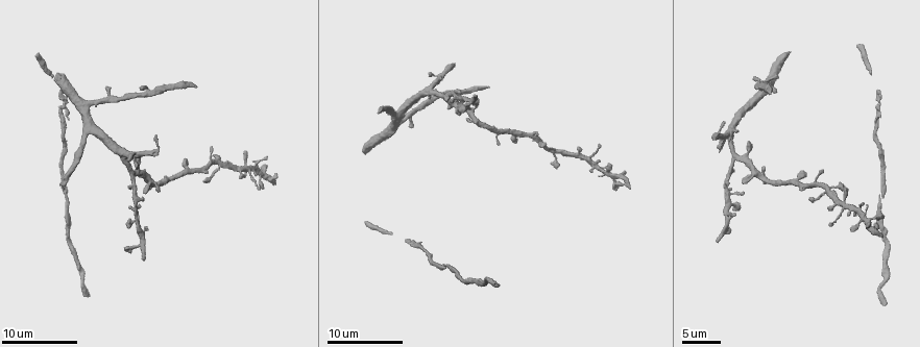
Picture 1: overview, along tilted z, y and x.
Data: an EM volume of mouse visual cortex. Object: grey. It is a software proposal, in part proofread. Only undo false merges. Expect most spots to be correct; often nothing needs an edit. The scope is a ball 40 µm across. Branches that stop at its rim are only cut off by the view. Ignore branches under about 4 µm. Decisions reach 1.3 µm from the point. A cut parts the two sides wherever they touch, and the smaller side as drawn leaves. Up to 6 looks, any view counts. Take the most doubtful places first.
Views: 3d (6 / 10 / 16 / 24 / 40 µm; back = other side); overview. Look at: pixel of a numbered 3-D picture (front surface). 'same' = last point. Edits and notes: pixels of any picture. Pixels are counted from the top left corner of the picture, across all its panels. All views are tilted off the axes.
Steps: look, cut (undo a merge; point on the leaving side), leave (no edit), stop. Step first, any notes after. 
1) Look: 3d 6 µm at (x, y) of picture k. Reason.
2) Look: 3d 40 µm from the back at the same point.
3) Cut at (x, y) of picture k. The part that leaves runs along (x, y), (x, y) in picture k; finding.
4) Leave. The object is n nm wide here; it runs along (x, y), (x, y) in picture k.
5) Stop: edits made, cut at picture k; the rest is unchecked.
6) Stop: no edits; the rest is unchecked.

Look: 3d 16 µm at (218, 165) of picture 1. Thin arm on a thick one.

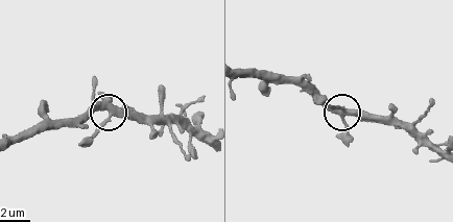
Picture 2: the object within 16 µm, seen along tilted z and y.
Look: 3d 16 µm from the back at (346, 111) of picture 2.

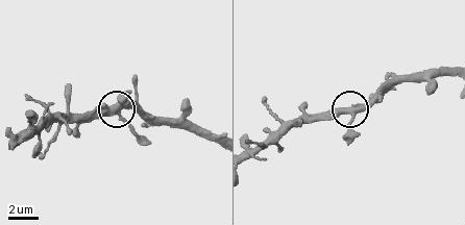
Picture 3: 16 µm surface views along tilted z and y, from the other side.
Leave. 4 arms meet here; all the same neuron.

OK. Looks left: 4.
Look: 3d 10 µm at (63, 117) of picture 1. Side arm on a straight run.

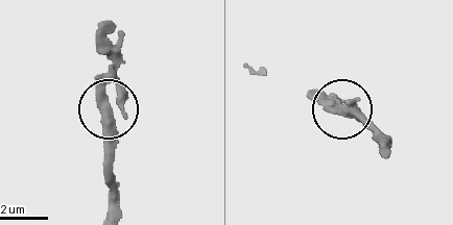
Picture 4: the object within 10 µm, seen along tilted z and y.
Look: 3d 10 µm from the back at (104, 105) of picture 4.

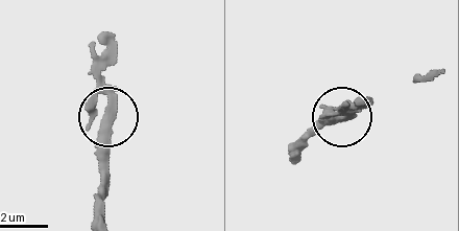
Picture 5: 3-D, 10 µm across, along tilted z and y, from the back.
Cut at (104, 55) of picture 5. 3 arms meet here; the part that leaves runs along (109, 90), (103, 51), (114, 36) in picture 5; two neurons meet here.

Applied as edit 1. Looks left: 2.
Look: 3d 10 µm at (735, 160) of picture 1. Two arms in line, one across.

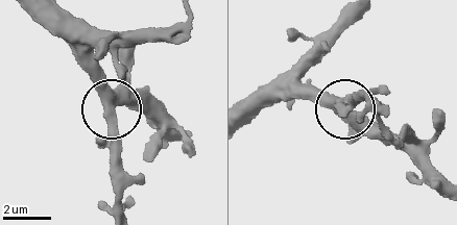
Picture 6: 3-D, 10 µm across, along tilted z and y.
Leave. 3 arms meet here; all the same neuron.

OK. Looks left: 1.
Stop: edits made, cut at picture 5; the rest is unchecked.

